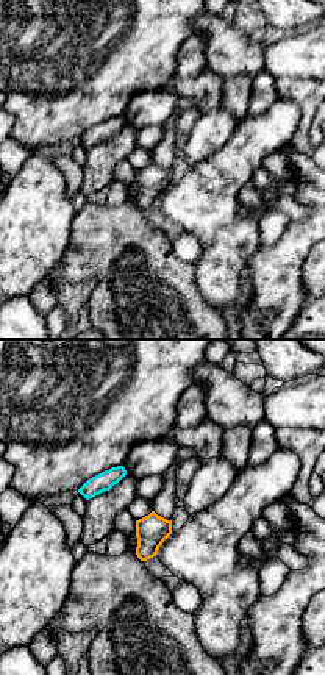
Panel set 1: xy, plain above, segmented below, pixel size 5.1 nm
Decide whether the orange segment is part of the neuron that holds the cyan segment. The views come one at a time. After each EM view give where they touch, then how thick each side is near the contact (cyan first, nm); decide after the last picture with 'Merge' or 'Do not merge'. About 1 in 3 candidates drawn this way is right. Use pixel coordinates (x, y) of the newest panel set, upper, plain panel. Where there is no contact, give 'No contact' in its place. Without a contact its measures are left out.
No contact

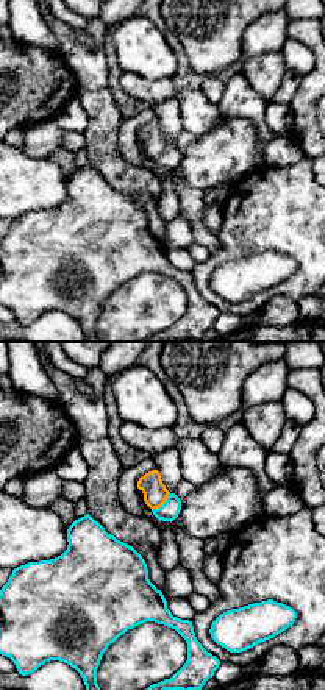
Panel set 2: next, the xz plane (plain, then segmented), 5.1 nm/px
Touches cyan at (164, 153). Thickness 100 nm (cyan) against 130 nm

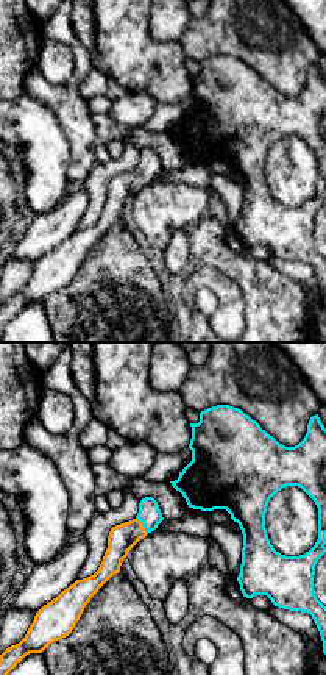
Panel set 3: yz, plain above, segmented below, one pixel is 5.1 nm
Touches cyan at (142, 174). Thickness 120 nm (cyan) against 150 nm

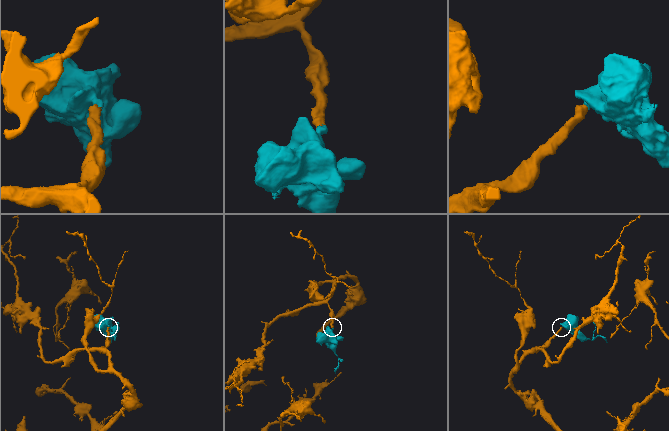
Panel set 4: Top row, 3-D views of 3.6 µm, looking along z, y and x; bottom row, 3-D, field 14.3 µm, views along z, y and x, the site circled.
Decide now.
Merge

